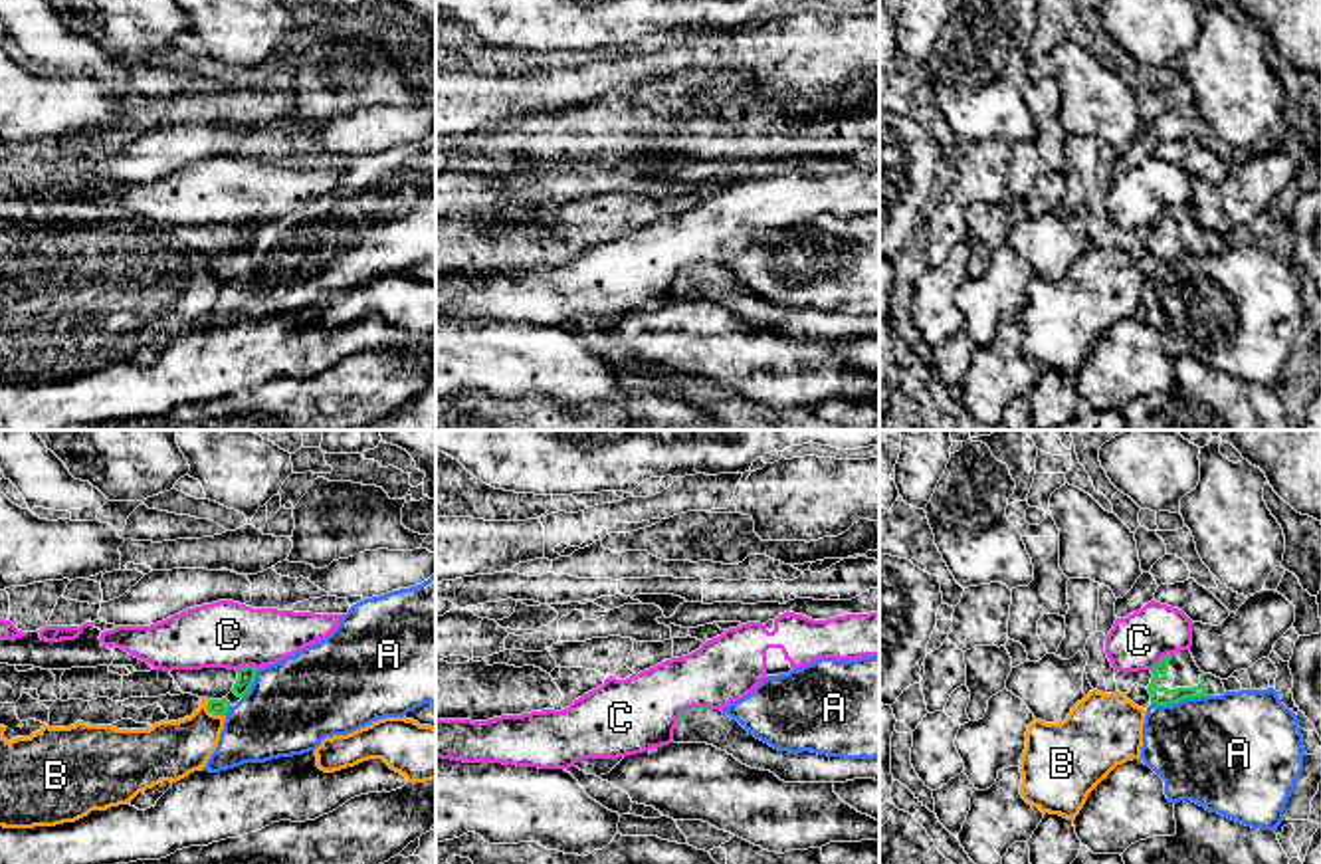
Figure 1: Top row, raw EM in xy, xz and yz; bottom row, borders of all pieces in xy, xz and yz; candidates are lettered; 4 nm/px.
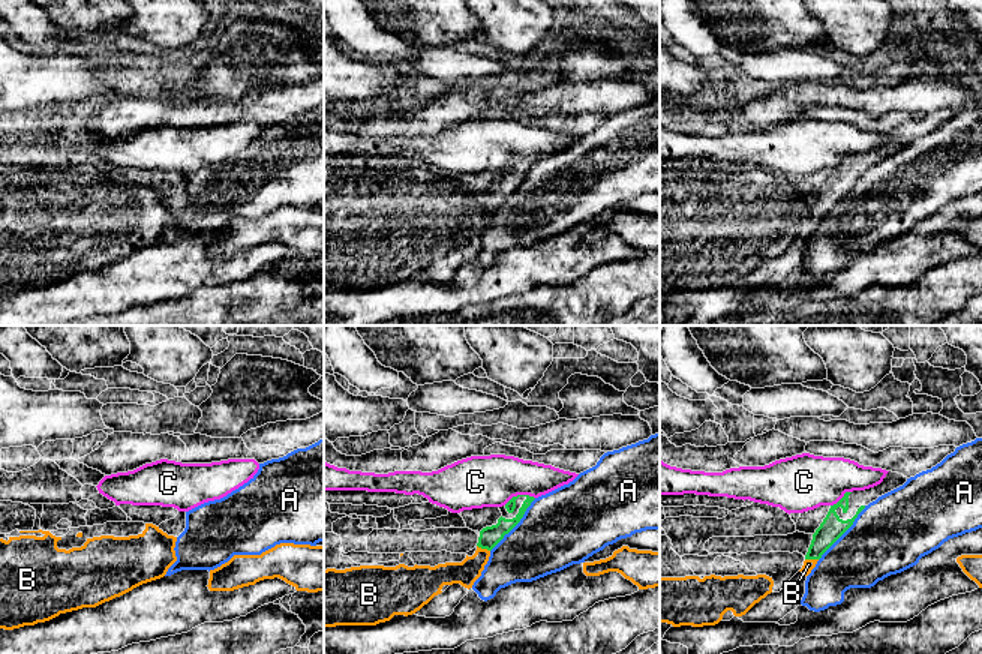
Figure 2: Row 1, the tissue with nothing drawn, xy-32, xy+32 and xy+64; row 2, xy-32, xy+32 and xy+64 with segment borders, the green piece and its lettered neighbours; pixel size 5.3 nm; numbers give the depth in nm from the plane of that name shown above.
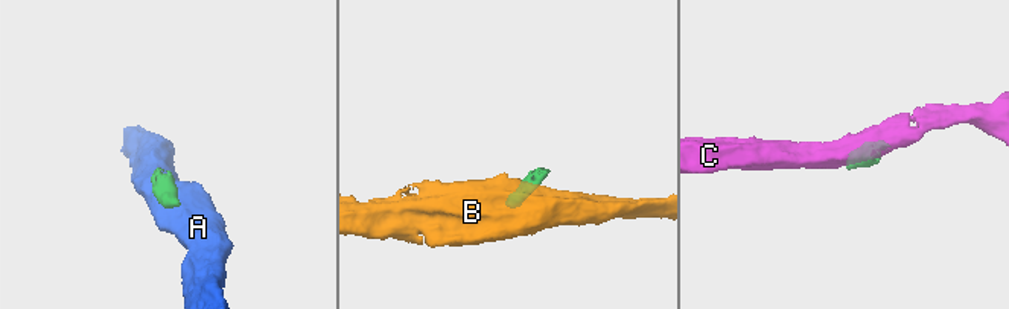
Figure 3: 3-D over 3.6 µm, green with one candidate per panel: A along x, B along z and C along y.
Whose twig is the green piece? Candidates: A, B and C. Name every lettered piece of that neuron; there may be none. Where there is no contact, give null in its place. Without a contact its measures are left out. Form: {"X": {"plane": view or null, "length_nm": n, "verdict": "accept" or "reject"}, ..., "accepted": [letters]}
{"A": {"plane": "yz", "length_nm": 240, "verdict": "reject"}, "B": {"plane": "xy", "length_nm": 100, "verdict": "reject"}, "C": {"plane": "yz", "length_nm": 120, "verdict": "reject"}, "accepted": []}

